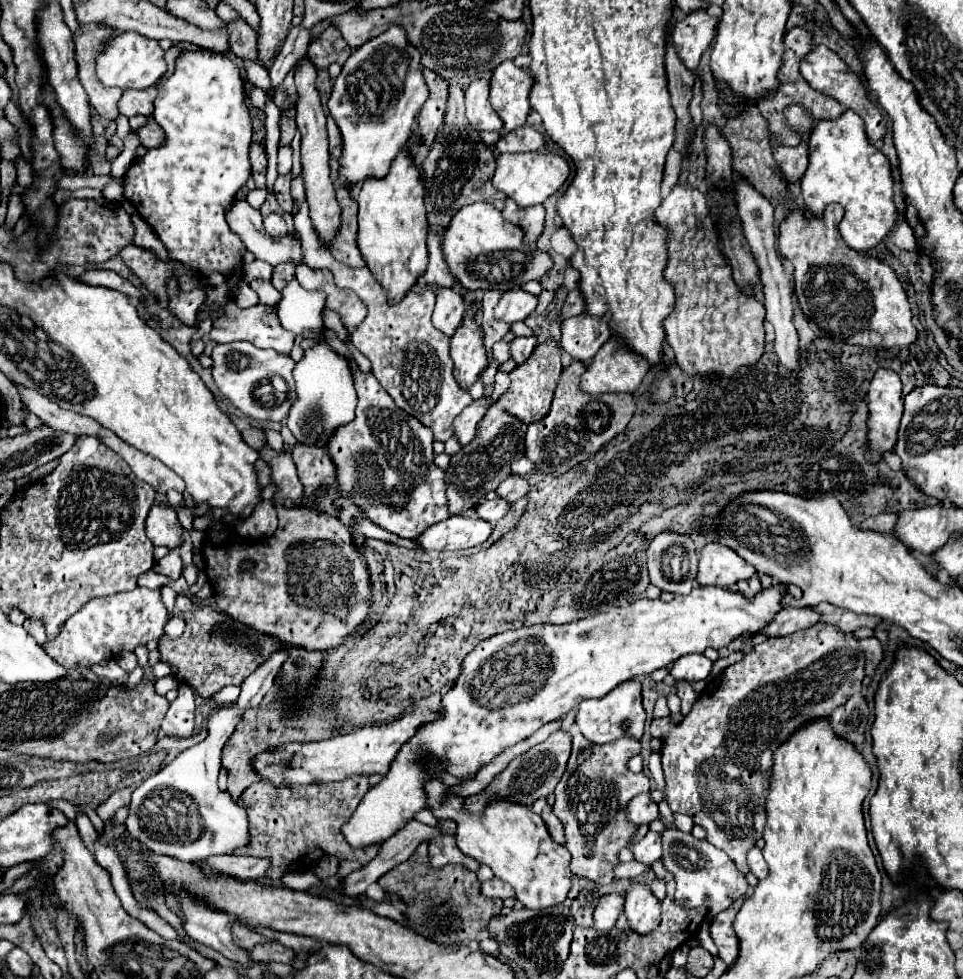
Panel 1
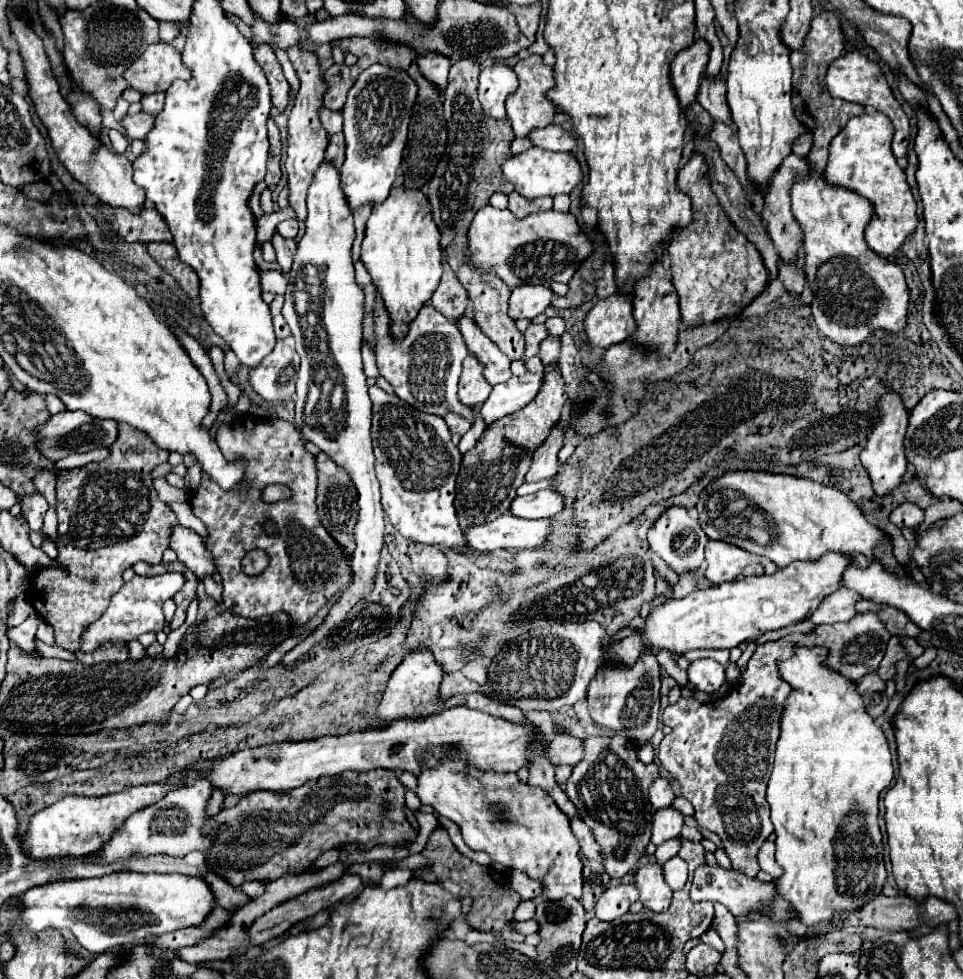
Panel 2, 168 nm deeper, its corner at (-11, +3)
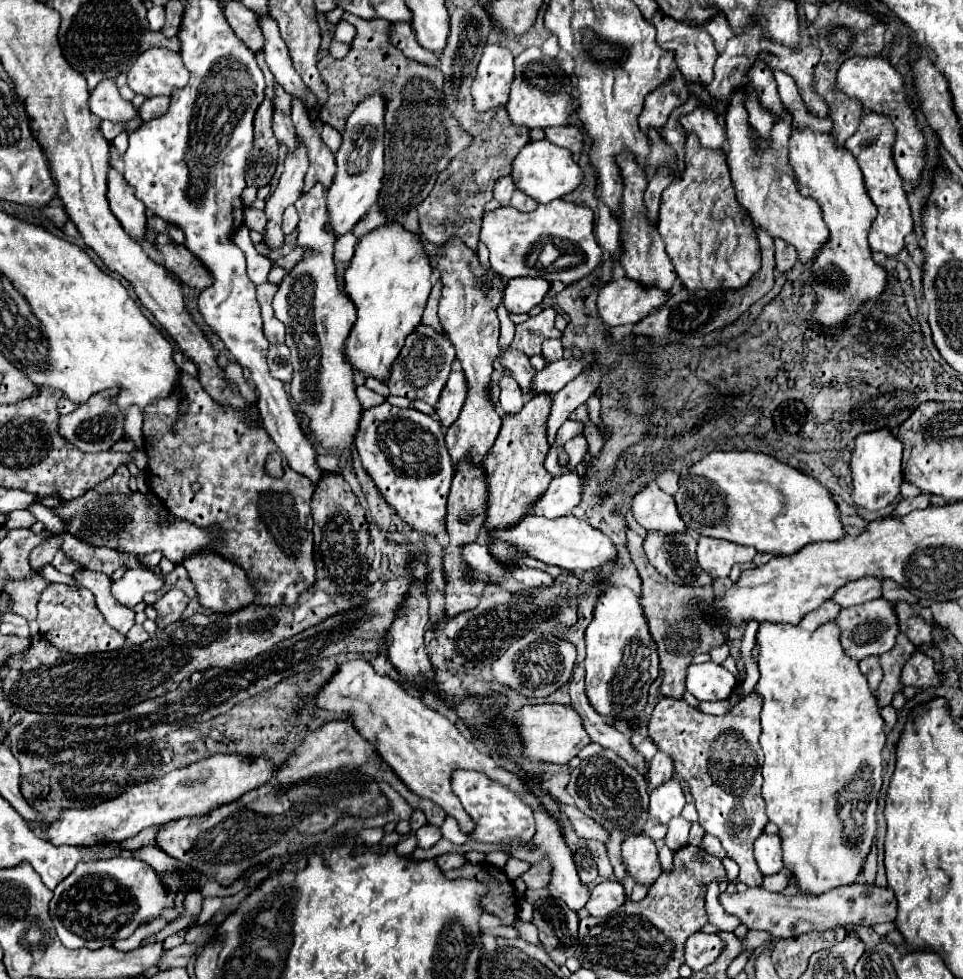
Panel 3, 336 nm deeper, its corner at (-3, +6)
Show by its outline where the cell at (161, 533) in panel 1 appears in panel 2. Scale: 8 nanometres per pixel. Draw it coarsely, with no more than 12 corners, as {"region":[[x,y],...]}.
{"region":[[175,526],[169,538],[179,562],[199,578],[217,570],[201,536]]}

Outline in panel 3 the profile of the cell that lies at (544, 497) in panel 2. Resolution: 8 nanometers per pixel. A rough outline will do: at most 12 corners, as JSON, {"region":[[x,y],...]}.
{"region":[[579,475],[553,477],[533,511],[547,519],[569,515],[581,503]]}

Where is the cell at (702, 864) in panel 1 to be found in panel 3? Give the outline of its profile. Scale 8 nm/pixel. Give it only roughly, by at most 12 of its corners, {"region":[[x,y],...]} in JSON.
{"region":[[851,883],[821,895],[765,887],[719,899],[775,939],[895,921],[893,891]]}

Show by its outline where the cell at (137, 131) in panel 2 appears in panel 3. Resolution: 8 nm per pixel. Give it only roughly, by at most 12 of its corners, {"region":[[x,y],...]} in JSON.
{"region":[[115,79],[89,93],[89,111],[123,123],[137,109],[119,95]]}

